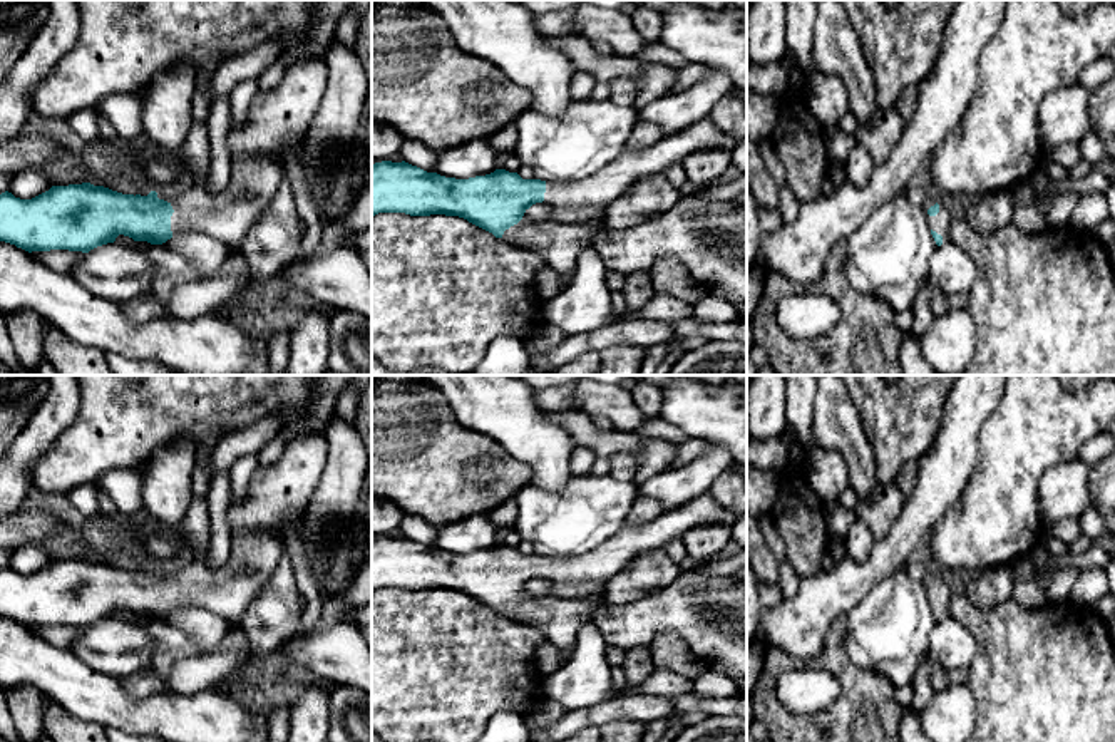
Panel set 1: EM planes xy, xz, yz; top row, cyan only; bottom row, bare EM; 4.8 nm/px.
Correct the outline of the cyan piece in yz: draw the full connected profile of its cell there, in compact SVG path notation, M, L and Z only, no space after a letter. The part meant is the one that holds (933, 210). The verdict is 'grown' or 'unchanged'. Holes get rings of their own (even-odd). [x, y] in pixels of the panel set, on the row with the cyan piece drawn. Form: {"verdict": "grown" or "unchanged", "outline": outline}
{"verdict": "grown", "outline": "M931 191L931 194L927 196L922 209L927 216L931 234L936 245L941 246L948 243L953 218L934 191Z"}

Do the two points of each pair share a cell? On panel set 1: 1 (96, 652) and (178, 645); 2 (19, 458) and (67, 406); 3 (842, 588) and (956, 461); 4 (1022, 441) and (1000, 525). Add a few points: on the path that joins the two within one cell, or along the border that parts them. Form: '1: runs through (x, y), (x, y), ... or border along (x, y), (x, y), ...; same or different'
1: runs through (116, 647), (158, 644); same
2: runs through (30, 444), (54, 419); same
3: runs through (876, 565), (913, 526), (933, 494); same
4: runs through (1012, 461), (1012, 504); same

